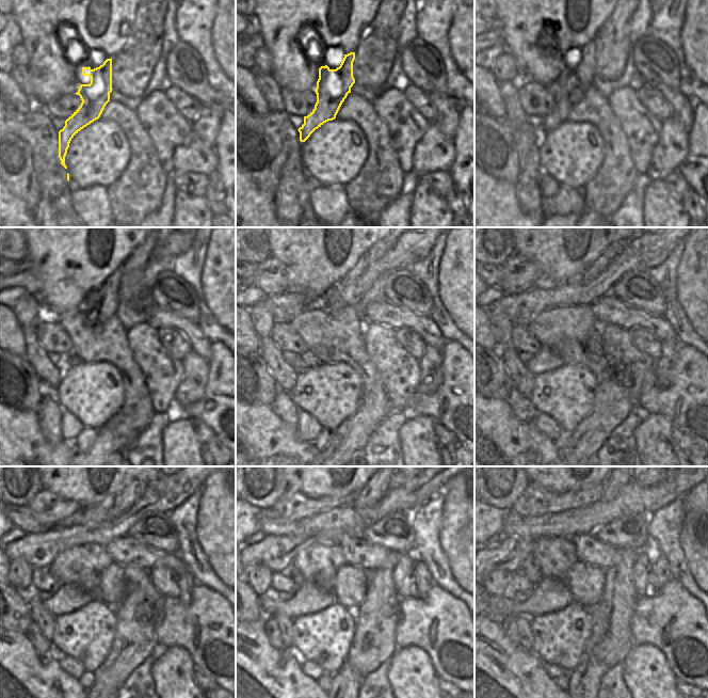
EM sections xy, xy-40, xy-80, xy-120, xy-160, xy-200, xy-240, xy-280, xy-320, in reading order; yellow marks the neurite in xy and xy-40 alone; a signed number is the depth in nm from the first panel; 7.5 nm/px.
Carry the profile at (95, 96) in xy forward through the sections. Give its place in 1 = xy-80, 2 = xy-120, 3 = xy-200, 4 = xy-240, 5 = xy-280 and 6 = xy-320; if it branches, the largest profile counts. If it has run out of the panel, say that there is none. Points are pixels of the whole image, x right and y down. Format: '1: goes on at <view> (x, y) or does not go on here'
1: goes on at xy-80 (569, 88)
2: goes on at xy-120 (101, 303)
3: goes on at xy-200 (614, 249)
4: goes on at xy-240 (128, 497)
5: goes on at xy-280 (375, 488)
6: goes on at xy-320 (611, 488)

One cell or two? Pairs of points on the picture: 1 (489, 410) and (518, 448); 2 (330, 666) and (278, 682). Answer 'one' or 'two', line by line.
1: one
2: two

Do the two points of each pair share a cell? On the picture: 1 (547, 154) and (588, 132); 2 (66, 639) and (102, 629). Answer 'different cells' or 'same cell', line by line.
1: same cell
2: same cell

